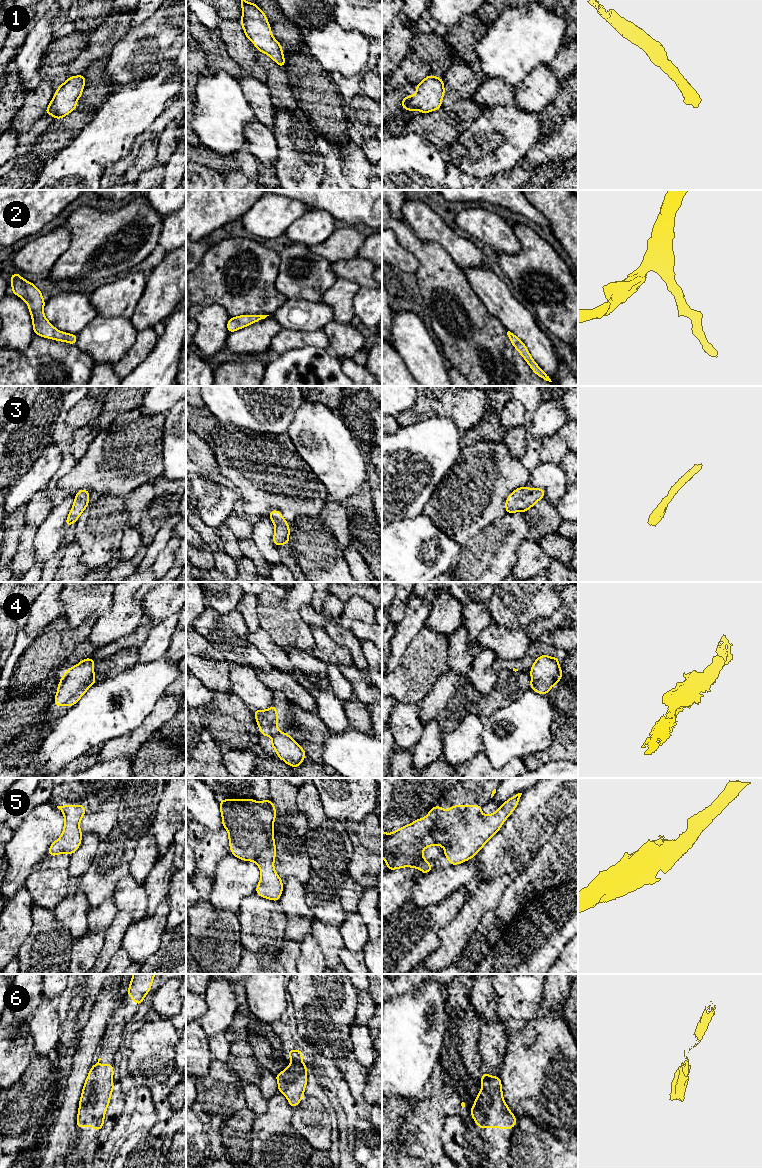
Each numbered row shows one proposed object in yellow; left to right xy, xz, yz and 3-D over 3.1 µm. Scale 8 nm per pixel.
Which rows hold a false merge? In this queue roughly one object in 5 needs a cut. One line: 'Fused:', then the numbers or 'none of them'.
Fused: none of them

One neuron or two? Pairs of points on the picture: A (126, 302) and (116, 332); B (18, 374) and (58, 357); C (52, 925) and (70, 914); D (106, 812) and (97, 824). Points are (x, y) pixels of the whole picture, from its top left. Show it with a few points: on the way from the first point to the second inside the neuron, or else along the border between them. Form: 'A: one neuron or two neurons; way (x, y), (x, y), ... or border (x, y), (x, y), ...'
A: two neurons; border (97, 316), (124, 316), (130, 319)
B: one neuron; way (28, 374), (41, 374), (48, 367)
C: two neurons; border (52, 912), (73, 940)
D: one neuron; way (103, 815), (97, 821)

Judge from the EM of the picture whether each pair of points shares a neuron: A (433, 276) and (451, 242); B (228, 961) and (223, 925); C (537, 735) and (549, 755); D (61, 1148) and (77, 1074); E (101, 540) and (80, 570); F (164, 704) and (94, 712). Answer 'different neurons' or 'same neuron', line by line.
A: different neurons
B: same neuron
C: different neurons
D: same neuron
E: different neurons
F: different neurons

